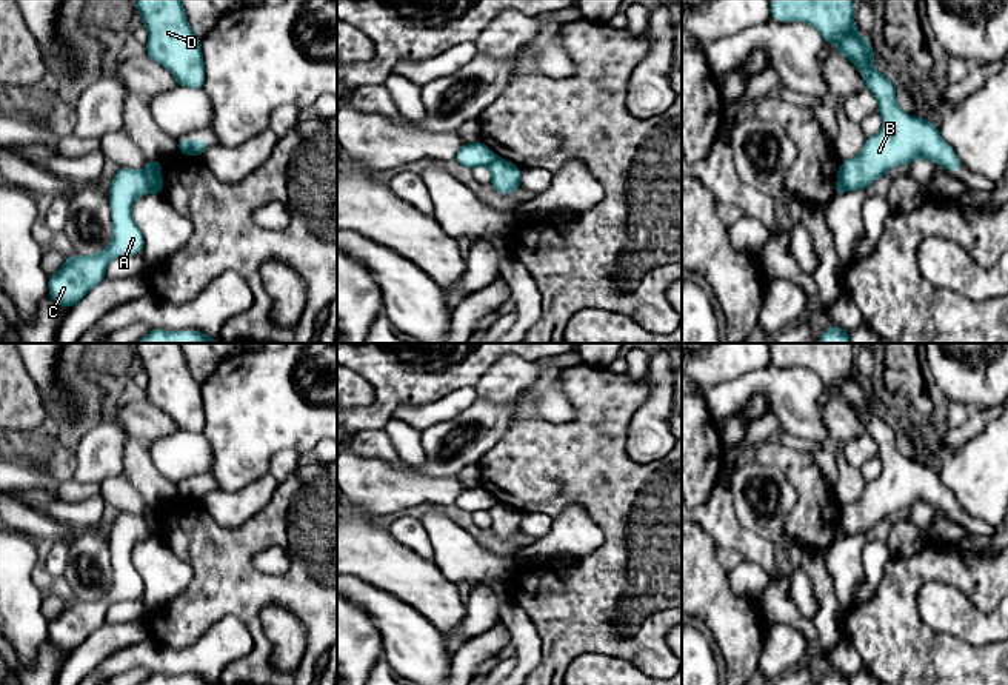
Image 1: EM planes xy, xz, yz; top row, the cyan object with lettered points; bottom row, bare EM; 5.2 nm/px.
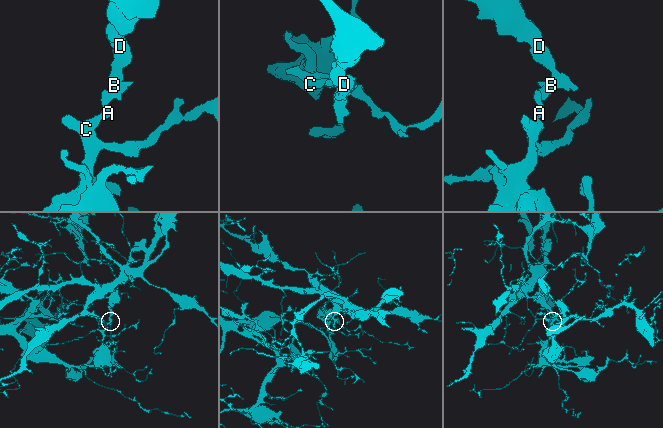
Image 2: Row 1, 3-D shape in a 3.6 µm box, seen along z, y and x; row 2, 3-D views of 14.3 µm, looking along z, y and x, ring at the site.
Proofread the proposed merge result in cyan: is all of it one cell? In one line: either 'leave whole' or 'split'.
split

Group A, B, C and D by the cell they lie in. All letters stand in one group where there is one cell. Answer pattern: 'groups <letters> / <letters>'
groups A C / B D

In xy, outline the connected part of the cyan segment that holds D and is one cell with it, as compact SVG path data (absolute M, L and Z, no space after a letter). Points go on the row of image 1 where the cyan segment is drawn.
M134 0L149 32L146 54L166 68L179 86L202 88L202 40L188 25L182 0Z

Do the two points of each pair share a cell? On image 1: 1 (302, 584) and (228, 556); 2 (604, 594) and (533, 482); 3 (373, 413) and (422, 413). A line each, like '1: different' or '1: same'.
1: same
2: same
3: different

